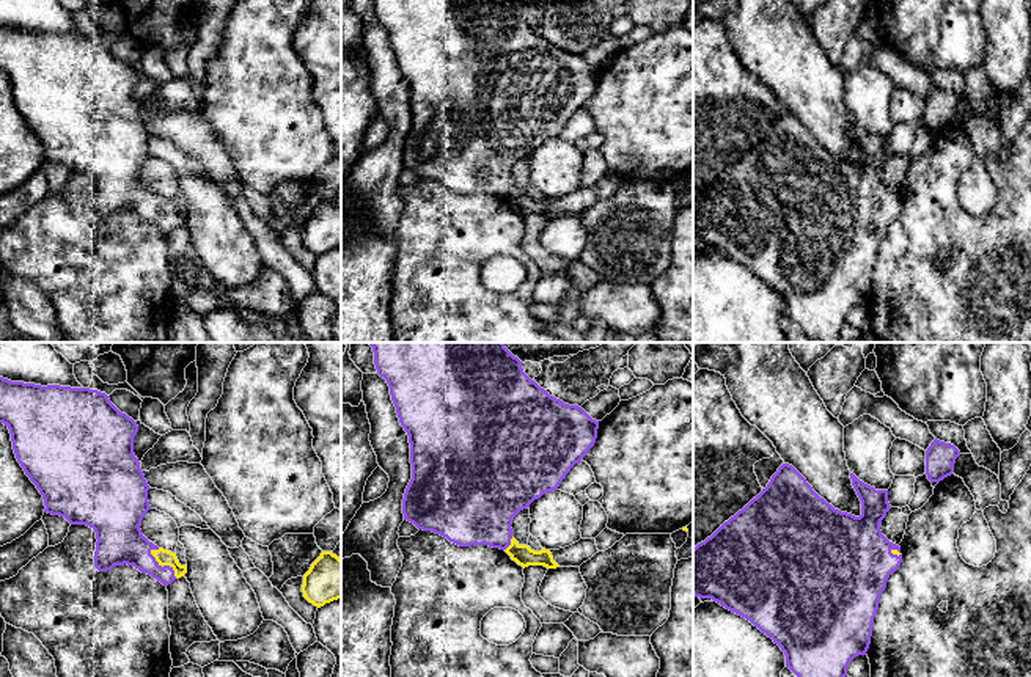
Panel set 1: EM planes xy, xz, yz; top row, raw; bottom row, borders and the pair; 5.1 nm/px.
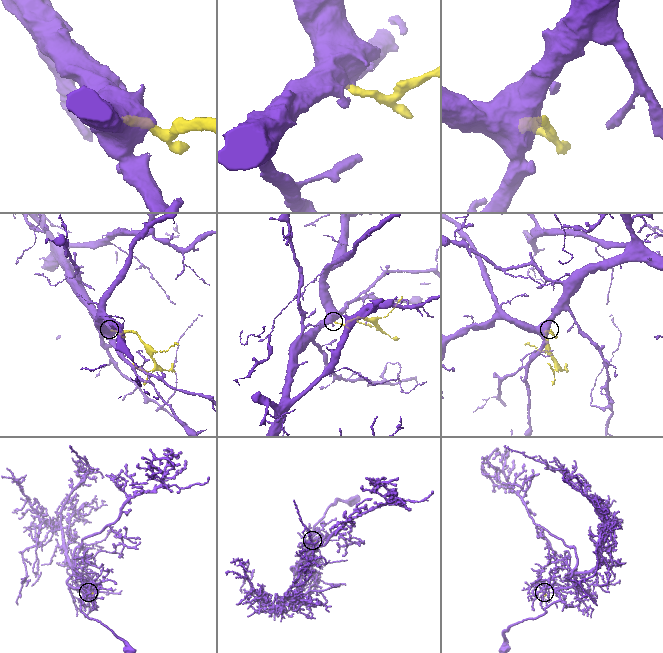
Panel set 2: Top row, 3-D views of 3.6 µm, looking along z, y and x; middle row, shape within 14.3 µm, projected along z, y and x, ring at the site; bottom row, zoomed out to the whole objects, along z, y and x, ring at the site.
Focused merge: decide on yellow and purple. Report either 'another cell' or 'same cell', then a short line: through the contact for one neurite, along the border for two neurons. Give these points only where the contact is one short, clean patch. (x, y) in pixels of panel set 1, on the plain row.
same cell; line xy (162, 204), (164, 212), (121, 190)

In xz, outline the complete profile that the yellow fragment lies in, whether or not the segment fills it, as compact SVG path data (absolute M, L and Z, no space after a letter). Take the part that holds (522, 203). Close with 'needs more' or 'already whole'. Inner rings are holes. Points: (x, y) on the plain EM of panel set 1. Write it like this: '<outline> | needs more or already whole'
M374 0L374 13L377 22L383 25L390 35L399 71L407 80L410 91L412 127L402 148L404 168L413 171L418 177L440 182L459 195L489 193L492 196L504 198L511 207L523 217L528 214L544 214L547 217L560 215L553 209L550 198L542 196L541 199L534 199L528 193L520 193L512 185L511 173L514 165L520 159L530 156L534 148L547 140L558 138L571 116L582 110L594 94L599 69L593 68L582 55L564 52L550 44L523 20L522 9L511 0Z | needs more

